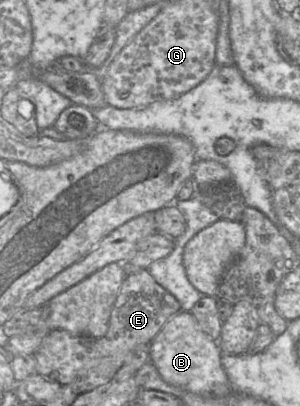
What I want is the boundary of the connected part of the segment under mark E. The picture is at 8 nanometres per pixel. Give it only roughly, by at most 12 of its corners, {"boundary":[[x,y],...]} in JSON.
{"boundary":[[148,269],[128,273],[102,337],[56,329],[37,373],[66,385],[88,370],[135,368],[181,310]]}

